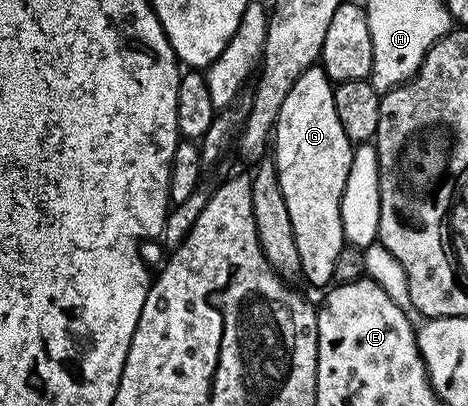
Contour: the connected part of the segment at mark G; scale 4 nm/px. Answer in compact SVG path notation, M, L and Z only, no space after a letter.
M320 65L306 69L291 85L283 109L279 109L275 134L271 140L271 155L277 164L279 189L283 189L283 201L287 201L287 213L291 213L291 229L295 229L295 245L299 249L301 275L313 287L325 289L334 282L335 261L345 248L345 234L341 220L341 198L347 185L347 173L351 169L354 144L350 143L343 125L339 125L339 113L335 113L334 84L325 76Z

